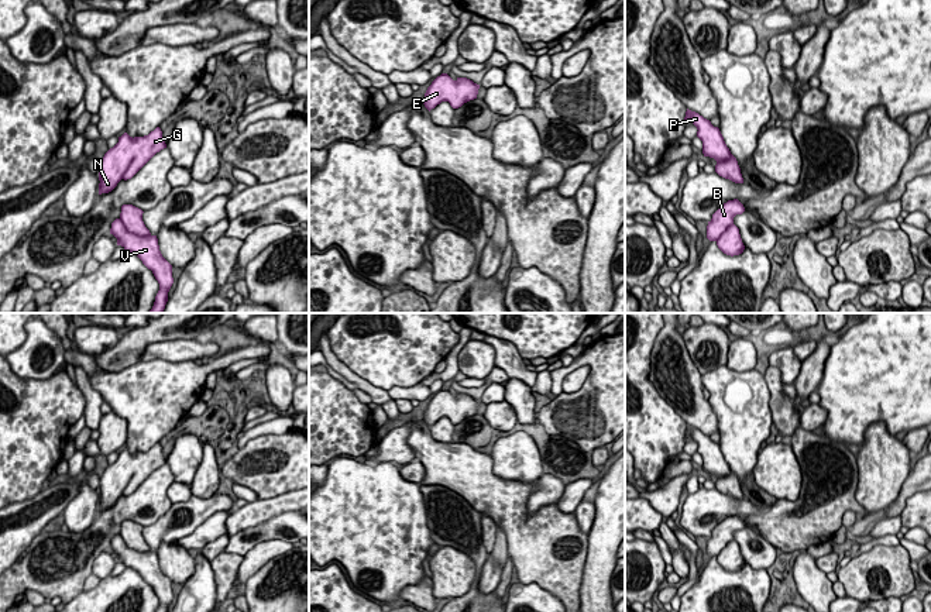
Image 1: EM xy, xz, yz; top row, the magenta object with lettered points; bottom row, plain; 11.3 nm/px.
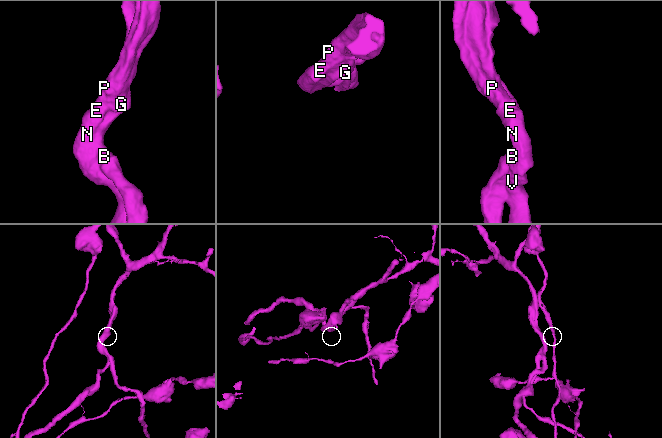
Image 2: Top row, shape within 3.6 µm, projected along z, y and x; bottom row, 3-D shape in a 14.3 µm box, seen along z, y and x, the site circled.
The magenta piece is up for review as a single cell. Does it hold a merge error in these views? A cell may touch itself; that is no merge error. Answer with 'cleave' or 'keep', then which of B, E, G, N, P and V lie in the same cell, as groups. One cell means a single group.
keep; B E G N P V

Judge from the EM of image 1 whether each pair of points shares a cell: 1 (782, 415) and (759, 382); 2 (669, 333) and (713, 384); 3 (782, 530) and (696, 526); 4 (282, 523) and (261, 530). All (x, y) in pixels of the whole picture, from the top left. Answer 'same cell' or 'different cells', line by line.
1: different cells
2: different cells
3: same cell
4: same cell

